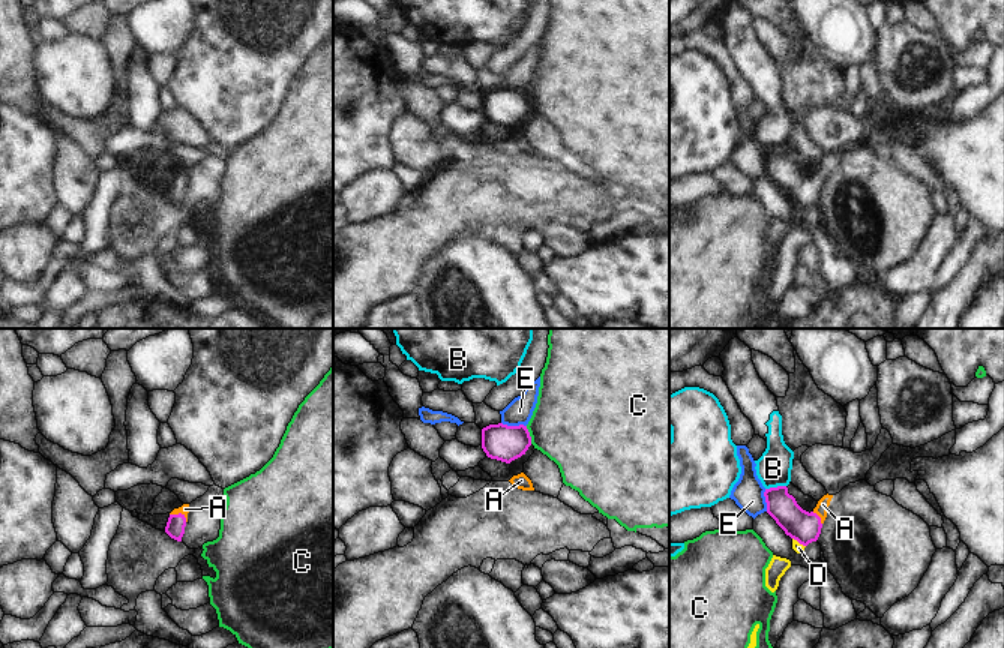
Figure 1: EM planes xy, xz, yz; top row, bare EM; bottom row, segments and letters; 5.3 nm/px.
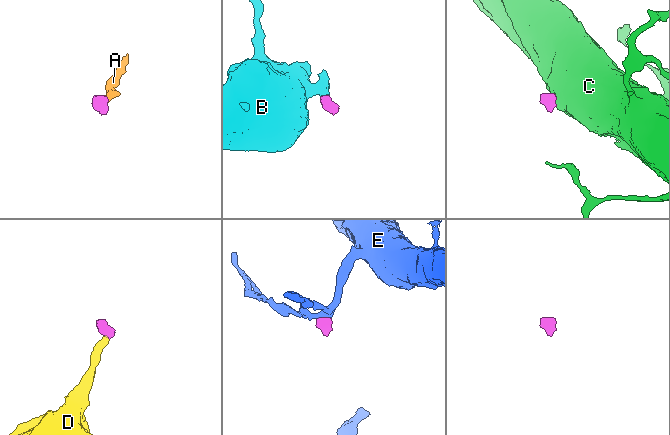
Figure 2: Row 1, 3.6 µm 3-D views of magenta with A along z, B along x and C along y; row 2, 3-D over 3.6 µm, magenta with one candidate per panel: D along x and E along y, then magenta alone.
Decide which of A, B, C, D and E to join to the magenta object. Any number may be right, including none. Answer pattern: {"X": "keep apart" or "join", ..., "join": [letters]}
{"A": "join", "B": "keep apart", "C": "keep apart", "D": "join", "E": "keep apart", "join": ["A", "D"]}

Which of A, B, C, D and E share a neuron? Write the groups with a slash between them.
A D / B / C / E

